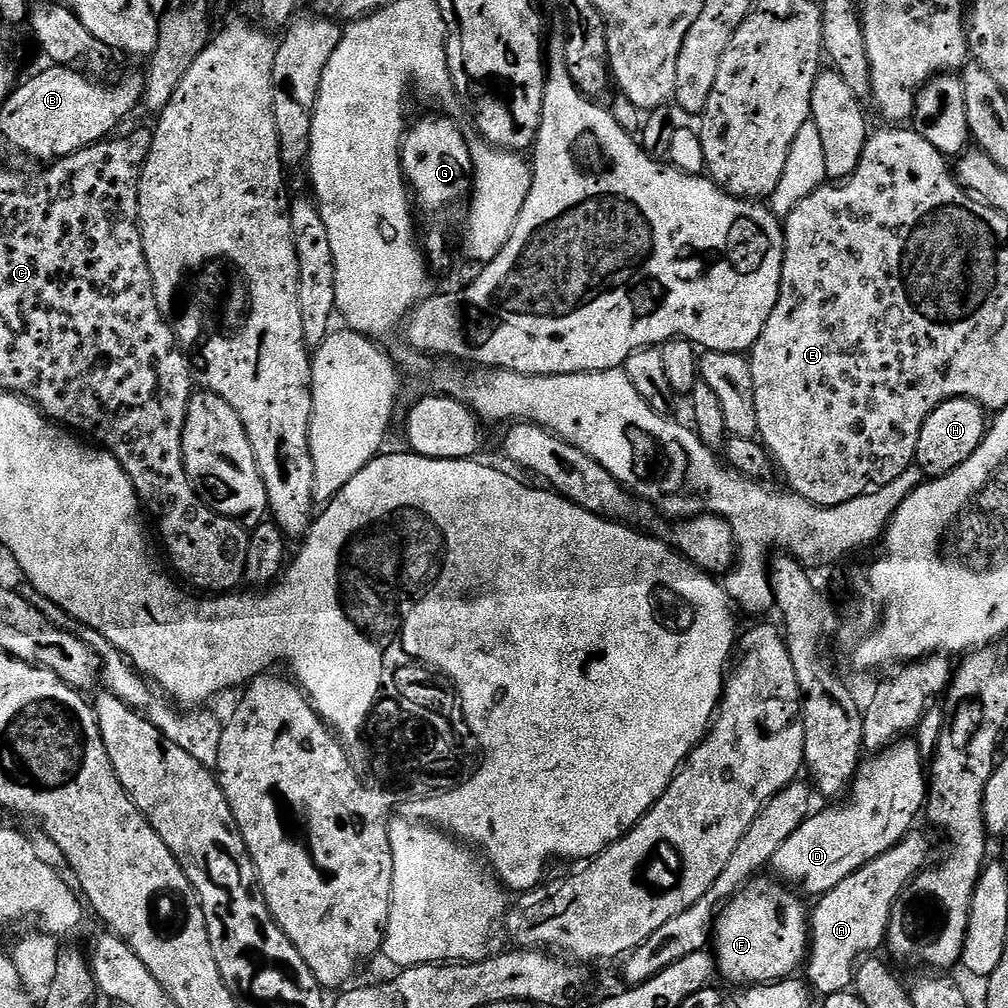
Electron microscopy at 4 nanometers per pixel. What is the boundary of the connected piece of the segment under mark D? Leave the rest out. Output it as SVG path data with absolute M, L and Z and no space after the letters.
M912 738L897 740L881 752L869 755L861 763L846 796L848 804L833 803L836 804L833 808L824 808L821 812L813 811L808 819L800 823L798 830L794 830L794 834L790 834L786 842L782 842L778 854L774 854L770 865L771 871L776 871L775 875L781 881L792 886L801 884L812 895L812 898L819 898L825 892L834 890L838 882L850 878L850 874L854 874L874 858L886 854L886 850L890 850L898 841L913 831L915 824L912 823L915 822L919 812L921 815L925 811L927 799L926 760L920 755L916 740Z

